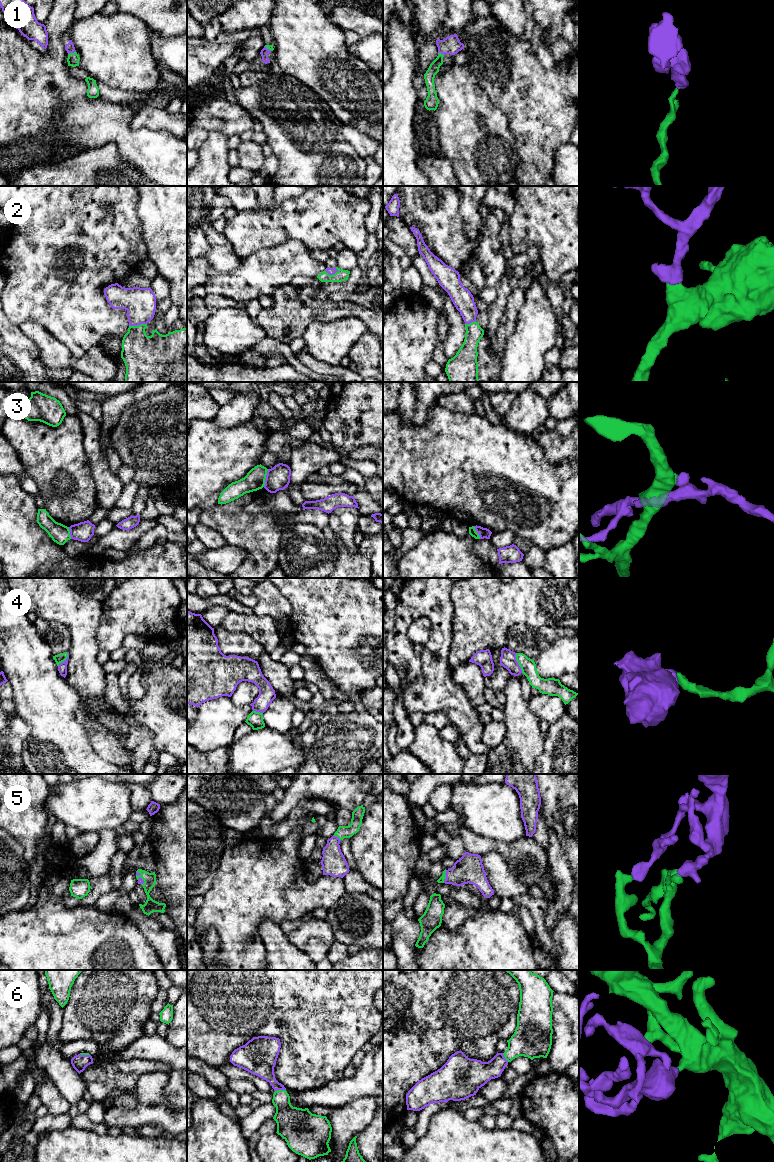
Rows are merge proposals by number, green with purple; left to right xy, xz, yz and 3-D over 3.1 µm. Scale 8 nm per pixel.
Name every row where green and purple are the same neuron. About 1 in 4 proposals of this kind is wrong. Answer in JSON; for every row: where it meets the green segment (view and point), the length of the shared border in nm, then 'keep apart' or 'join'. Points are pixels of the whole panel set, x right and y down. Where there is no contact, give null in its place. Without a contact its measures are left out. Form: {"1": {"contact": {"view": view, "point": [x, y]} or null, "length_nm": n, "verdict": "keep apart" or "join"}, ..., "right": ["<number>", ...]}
{"1": {"contact": {"view": "xy", "point": [71, 53]}, "length_nm": 70, "verdict": "join"}, "2": {"contact": {"view": "xy", "point": [138, 325]}, "length_nm": 140, "verdict": "join"}, "3": {"contact": {"view": "xz", "point": [265, 478]}, "length_nm": 150, "verdict": "keep apart"}, "4": {"contact": {"view": "yz", "point": [518, 663]}, "length_nm": 170, "verdict": "join"}, "5": {"contact": {"view": "yz", "point": [445, 876]}, "length_nm": 110, "verdict": "join"}, "6": {"contact": {"view": "xz", "point": [280, 1090]}, "length_nm": 90, "verdict": "join"}, "right": ["1", "2", "4", "5", "6"]}

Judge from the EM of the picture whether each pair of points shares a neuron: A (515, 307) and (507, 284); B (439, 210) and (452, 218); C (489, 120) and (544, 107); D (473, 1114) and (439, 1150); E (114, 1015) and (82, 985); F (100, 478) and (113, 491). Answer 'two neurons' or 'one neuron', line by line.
A: two neurons
B: one neuron
C: two neurons
D: two neurons
E: one neuron
F: one neuron

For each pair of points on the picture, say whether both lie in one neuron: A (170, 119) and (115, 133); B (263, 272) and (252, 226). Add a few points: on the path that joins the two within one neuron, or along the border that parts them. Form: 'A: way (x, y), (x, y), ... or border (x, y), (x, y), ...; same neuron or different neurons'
A: border (136, 109), (130, 126), (133, 129), (155, 130); different neurons
B: border (281, 244), (262, 248), (243, 259); different neurons

